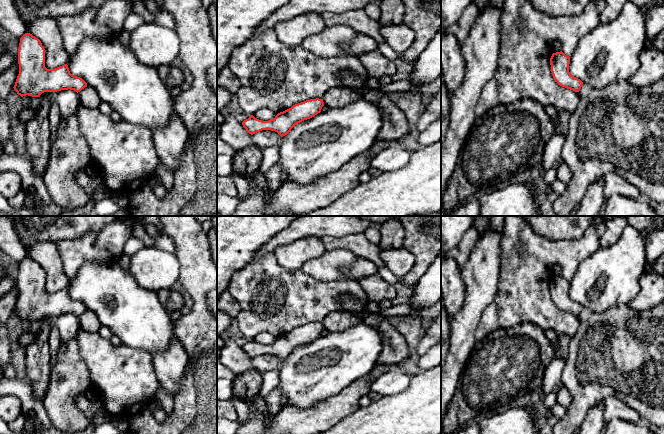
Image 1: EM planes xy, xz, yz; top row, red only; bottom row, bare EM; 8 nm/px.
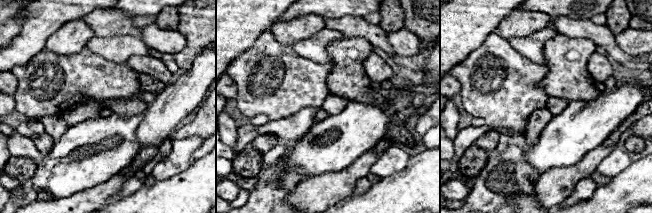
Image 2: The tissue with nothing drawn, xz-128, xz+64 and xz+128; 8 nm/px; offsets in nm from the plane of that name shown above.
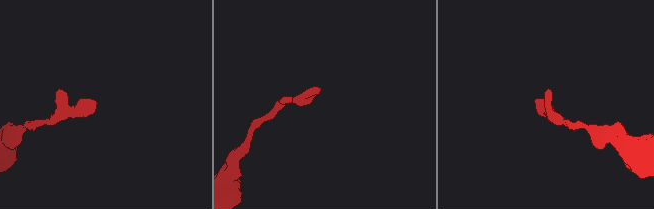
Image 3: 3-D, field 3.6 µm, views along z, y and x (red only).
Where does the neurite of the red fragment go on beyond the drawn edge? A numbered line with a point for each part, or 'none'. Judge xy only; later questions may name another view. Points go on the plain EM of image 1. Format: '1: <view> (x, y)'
1: xy (135, 314)

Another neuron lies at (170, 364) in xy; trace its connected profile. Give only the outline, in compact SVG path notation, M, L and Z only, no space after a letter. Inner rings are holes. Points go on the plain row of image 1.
M175 337L167 349L157 351L151 356L159 386L174 399L182 387L183 376L188 364L185 349Z

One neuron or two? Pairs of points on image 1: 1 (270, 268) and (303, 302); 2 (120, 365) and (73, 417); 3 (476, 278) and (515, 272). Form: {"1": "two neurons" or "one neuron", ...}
{"1": "one neuron", "2": "two neurons", "3": "two neurons"}

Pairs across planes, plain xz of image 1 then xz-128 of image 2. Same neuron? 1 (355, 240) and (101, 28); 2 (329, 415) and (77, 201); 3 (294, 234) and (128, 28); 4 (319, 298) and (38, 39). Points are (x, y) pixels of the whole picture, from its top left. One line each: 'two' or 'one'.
1: one
2: one
3: two
4: two

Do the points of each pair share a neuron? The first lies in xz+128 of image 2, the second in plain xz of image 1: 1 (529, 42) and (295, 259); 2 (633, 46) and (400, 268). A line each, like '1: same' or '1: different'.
1: different
2: same

